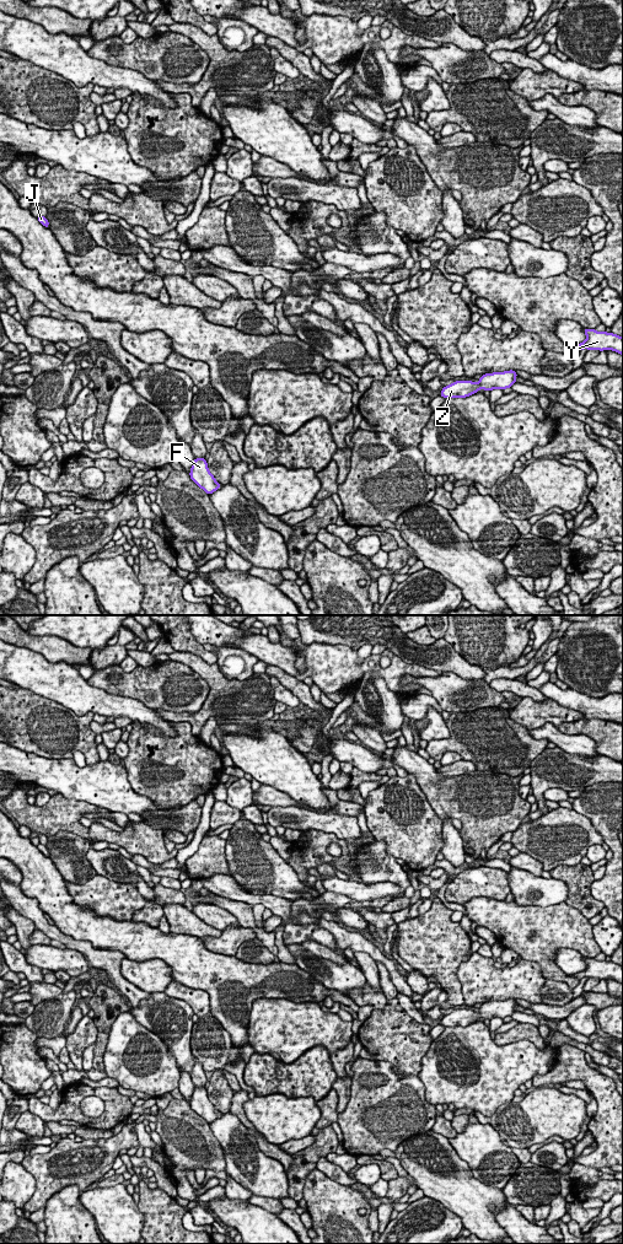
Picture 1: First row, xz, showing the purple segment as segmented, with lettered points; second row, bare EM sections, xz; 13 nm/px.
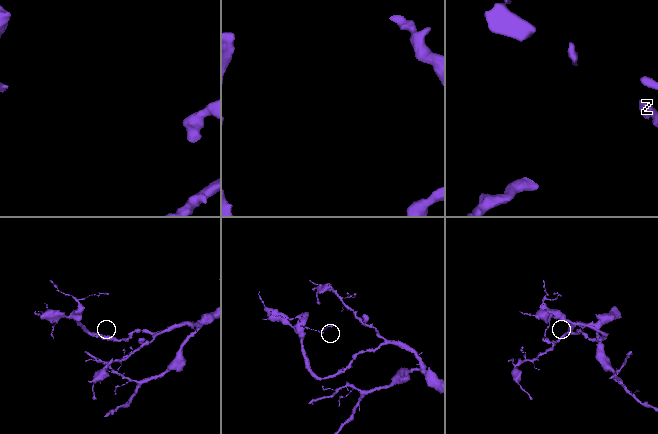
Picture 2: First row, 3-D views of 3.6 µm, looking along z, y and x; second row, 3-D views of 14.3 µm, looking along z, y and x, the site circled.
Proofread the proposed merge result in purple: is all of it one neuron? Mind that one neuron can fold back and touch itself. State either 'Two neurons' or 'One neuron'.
One neuron

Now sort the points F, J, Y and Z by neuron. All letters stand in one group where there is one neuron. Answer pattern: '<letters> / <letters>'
F J Y Z

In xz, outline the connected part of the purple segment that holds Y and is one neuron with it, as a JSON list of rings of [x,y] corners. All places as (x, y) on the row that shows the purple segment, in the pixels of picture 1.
[[[584,328],[586,340],[581,344],[571,346],[575,350],[581,351],[582,349],[589,350],[613,350],[623,355],[623,338],[607,332],[596,332],[595,329]]]

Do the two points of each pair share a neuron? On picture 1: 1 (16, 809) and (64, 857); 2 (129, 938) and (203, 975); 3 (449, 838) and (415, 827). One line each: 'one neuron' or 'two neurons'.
1: two neurons
2: one neuron
3: two neurons

